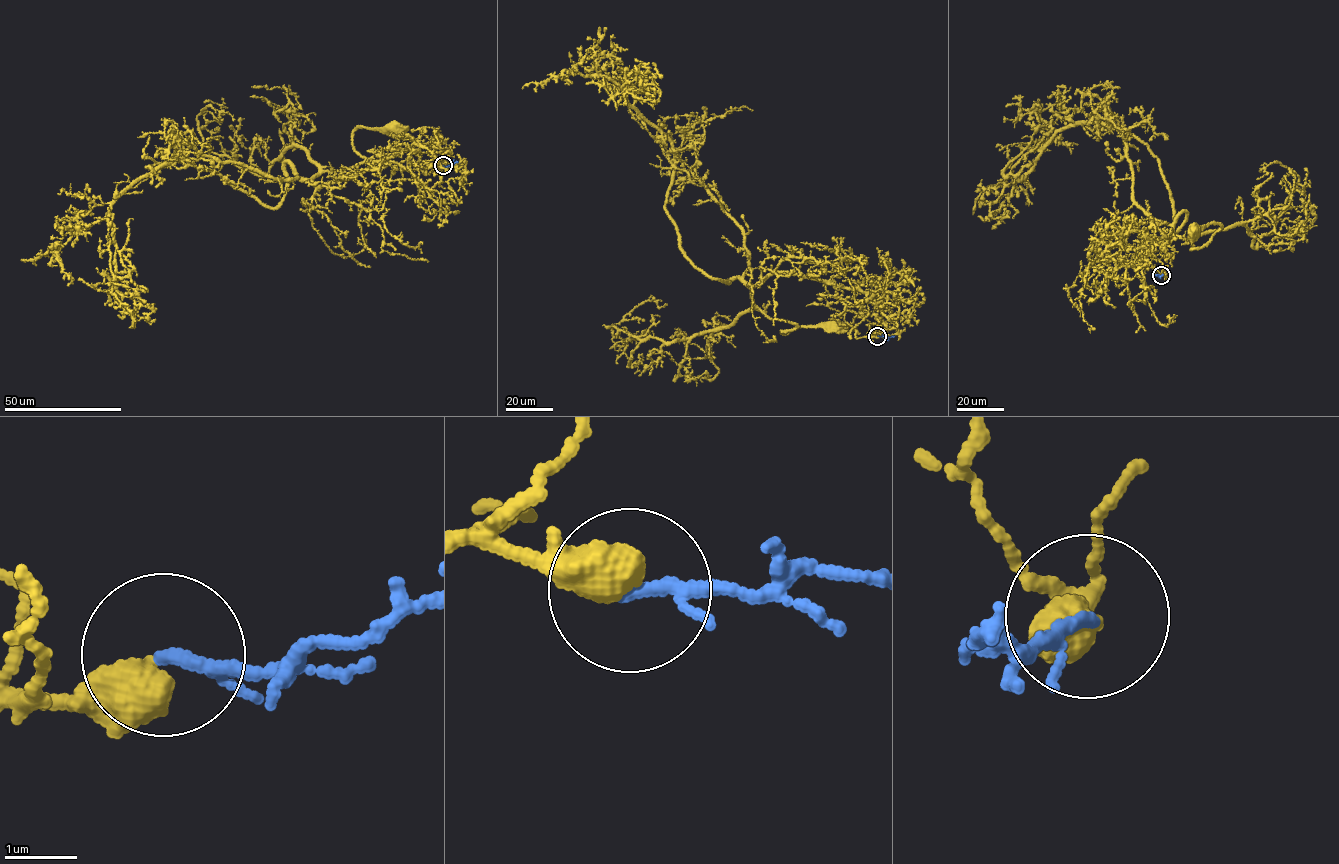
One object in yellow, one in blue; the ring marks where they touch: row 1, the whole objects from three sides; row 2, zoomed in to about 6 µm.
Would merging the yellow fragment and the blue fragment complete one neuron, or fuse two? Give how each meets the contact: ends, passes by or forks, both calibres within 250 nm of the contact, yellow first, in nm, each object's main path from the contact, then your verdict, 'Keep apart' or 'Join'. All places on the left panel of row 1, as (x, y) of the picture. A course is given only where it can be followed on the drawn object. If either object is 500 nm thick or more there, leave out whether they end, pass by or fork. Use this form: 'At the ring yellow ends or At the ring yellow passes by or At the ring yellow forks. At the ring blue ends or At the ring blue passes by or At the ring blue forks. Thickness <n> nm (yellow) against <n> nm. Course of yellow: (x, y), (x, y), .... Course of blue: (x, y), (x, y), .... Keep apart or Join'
At the ring yellow passes by. At the ring blue passes by. Thickness 440 nm (yellow) against 140 nm. Course of yellow: (443, 165), (426, 174), (380, 160), (332, 181), (312, 181), (366, 160), (353, 148), (358, 127), (394, 128). Course of blue: (443, 165), (458, 162). Join

